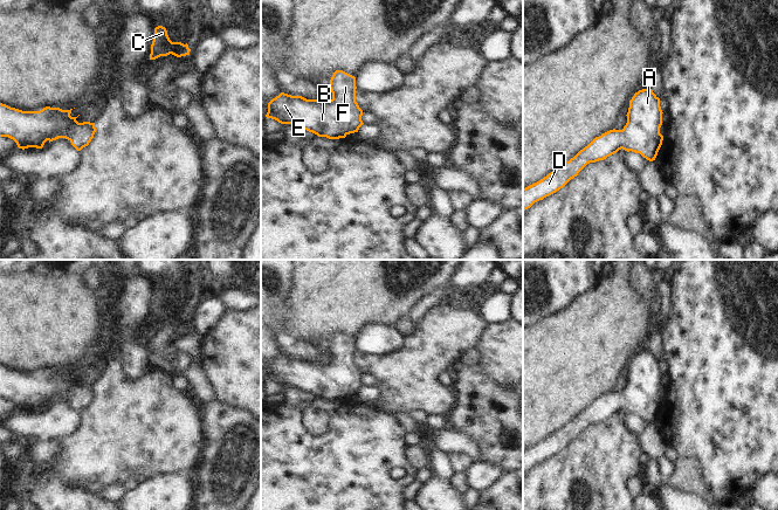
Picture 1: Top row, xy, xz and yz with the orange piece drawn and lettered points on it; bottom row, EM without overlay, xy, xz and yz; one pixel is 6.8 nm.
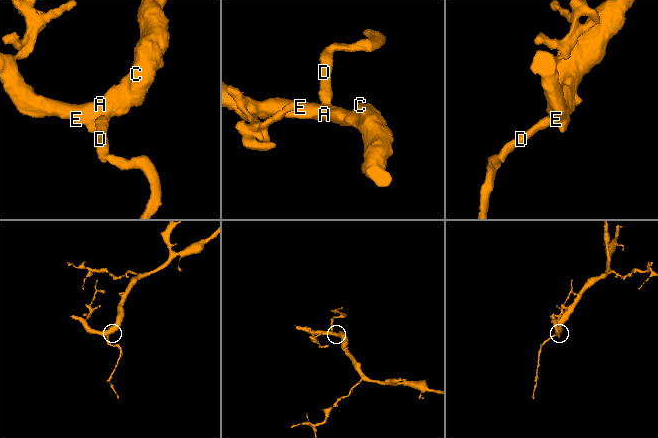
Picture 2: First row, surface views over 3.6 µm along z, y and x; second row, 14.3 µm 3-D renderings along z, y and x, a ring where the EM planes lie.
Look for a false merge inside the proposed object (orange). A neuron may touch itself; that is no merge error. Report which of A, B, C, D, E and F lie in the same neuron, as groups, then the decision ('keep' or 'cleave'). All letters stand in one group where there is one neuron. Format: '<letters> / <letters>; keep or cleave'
A B C D E F; keep

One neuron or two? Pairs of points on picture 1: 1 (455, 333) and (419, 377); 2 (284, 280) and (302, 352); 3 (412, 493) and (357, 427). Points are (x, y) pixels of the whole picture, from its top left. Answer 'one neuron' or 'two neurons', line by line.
1: one neuron
2: two neurons
3: two neurons

